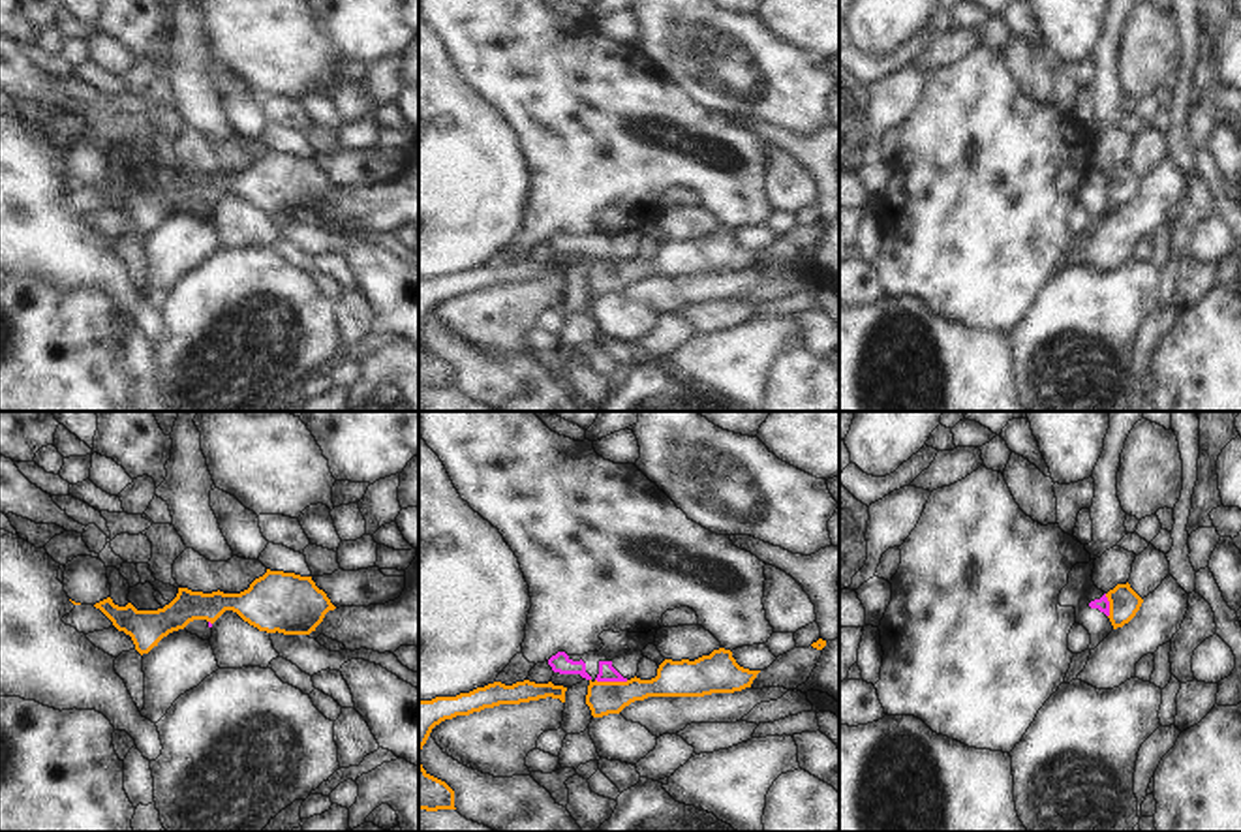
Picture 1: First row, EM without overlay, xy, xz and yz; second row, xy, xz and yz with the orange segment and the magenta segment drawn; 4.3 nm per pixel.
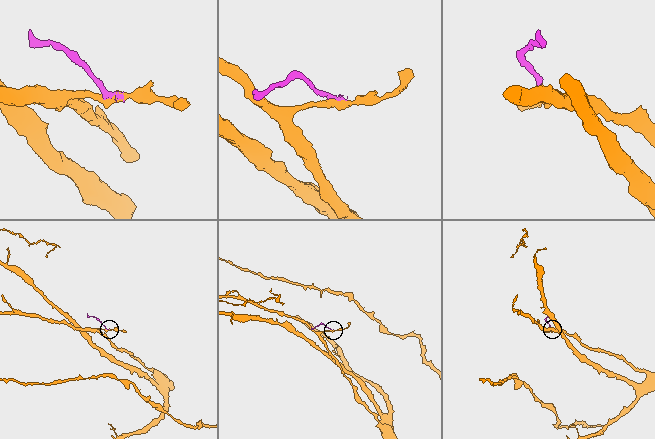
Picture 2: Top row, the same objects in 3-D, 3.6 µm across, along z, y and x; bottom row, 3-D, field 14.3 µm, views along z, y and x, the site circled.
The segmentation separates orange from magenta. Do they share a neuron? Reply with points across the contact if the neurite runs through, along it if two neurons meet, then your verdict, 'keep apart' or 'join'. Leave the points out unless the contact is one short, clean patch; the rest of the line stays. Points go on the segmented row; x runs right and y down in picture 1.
keep apart

